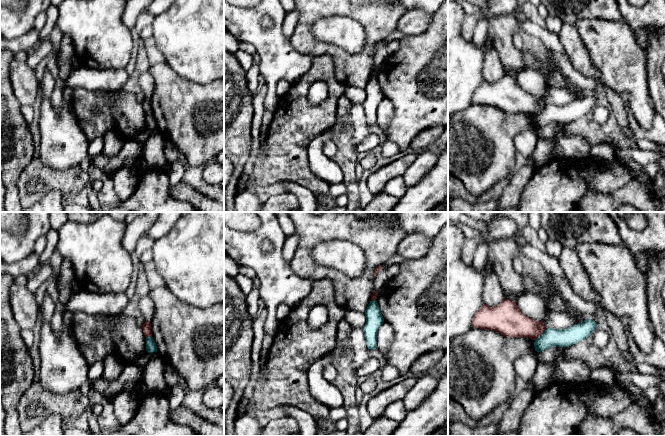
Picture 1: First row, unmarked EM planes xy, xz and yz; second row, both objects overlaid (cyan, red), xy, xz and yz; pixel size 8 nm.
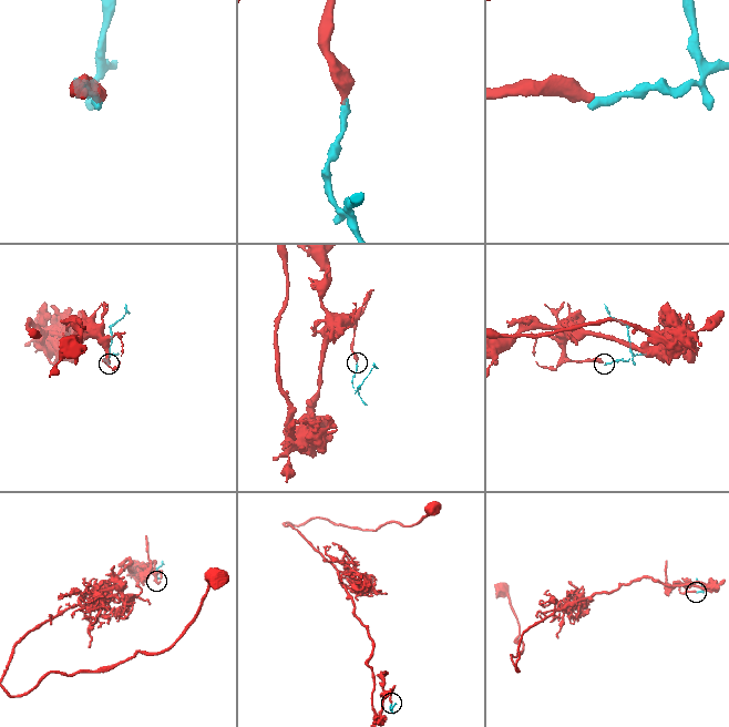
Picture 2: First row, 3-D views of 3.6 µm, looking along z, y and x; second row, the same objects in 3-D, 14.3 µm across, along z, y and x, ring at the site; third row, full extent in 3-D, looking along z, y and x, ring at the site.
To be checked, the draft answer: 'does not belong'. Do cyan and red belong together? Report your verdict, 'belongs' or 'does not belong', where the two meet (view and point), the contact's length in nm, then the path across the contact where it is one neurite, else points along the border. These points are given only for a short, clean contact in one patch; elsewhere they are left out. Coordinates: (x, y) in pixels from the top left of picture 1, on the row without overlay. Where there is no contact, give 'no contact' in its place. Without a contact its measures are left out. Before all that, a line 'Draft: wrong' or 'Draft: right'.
Draft: right
does not belong | yz (542, 110) | 140 nm | along yz (546, 103), (535, 116)

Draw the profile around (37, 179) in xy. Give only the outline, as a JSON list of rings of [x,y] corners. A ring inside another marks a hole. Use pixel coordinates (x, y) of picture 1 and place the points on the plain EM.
[[[34,158],[21,172],[16,185],[19,191],[20,204],[22,208],[25,209],[34,205],[46,194],[54,190],[61,191],[65,199],[67,195],[78,194],[81,191],[86,191],[90,186],[90,183],[91,180],[87,171],[83,170],[80,166],[57,170]]]

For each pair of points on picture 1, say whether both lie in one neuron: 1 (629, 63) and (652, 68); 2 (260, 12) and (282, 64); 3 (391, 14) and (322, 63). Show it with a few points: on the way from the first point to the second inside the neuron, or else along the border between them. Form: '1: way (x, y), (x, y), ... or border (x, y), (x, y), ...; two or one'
1: border (645, 56), (647, 91); two
2: way (257, 25), (257, 32), (275, 51); one
3: border (315, 55), (332, 58), (338, 79); two

